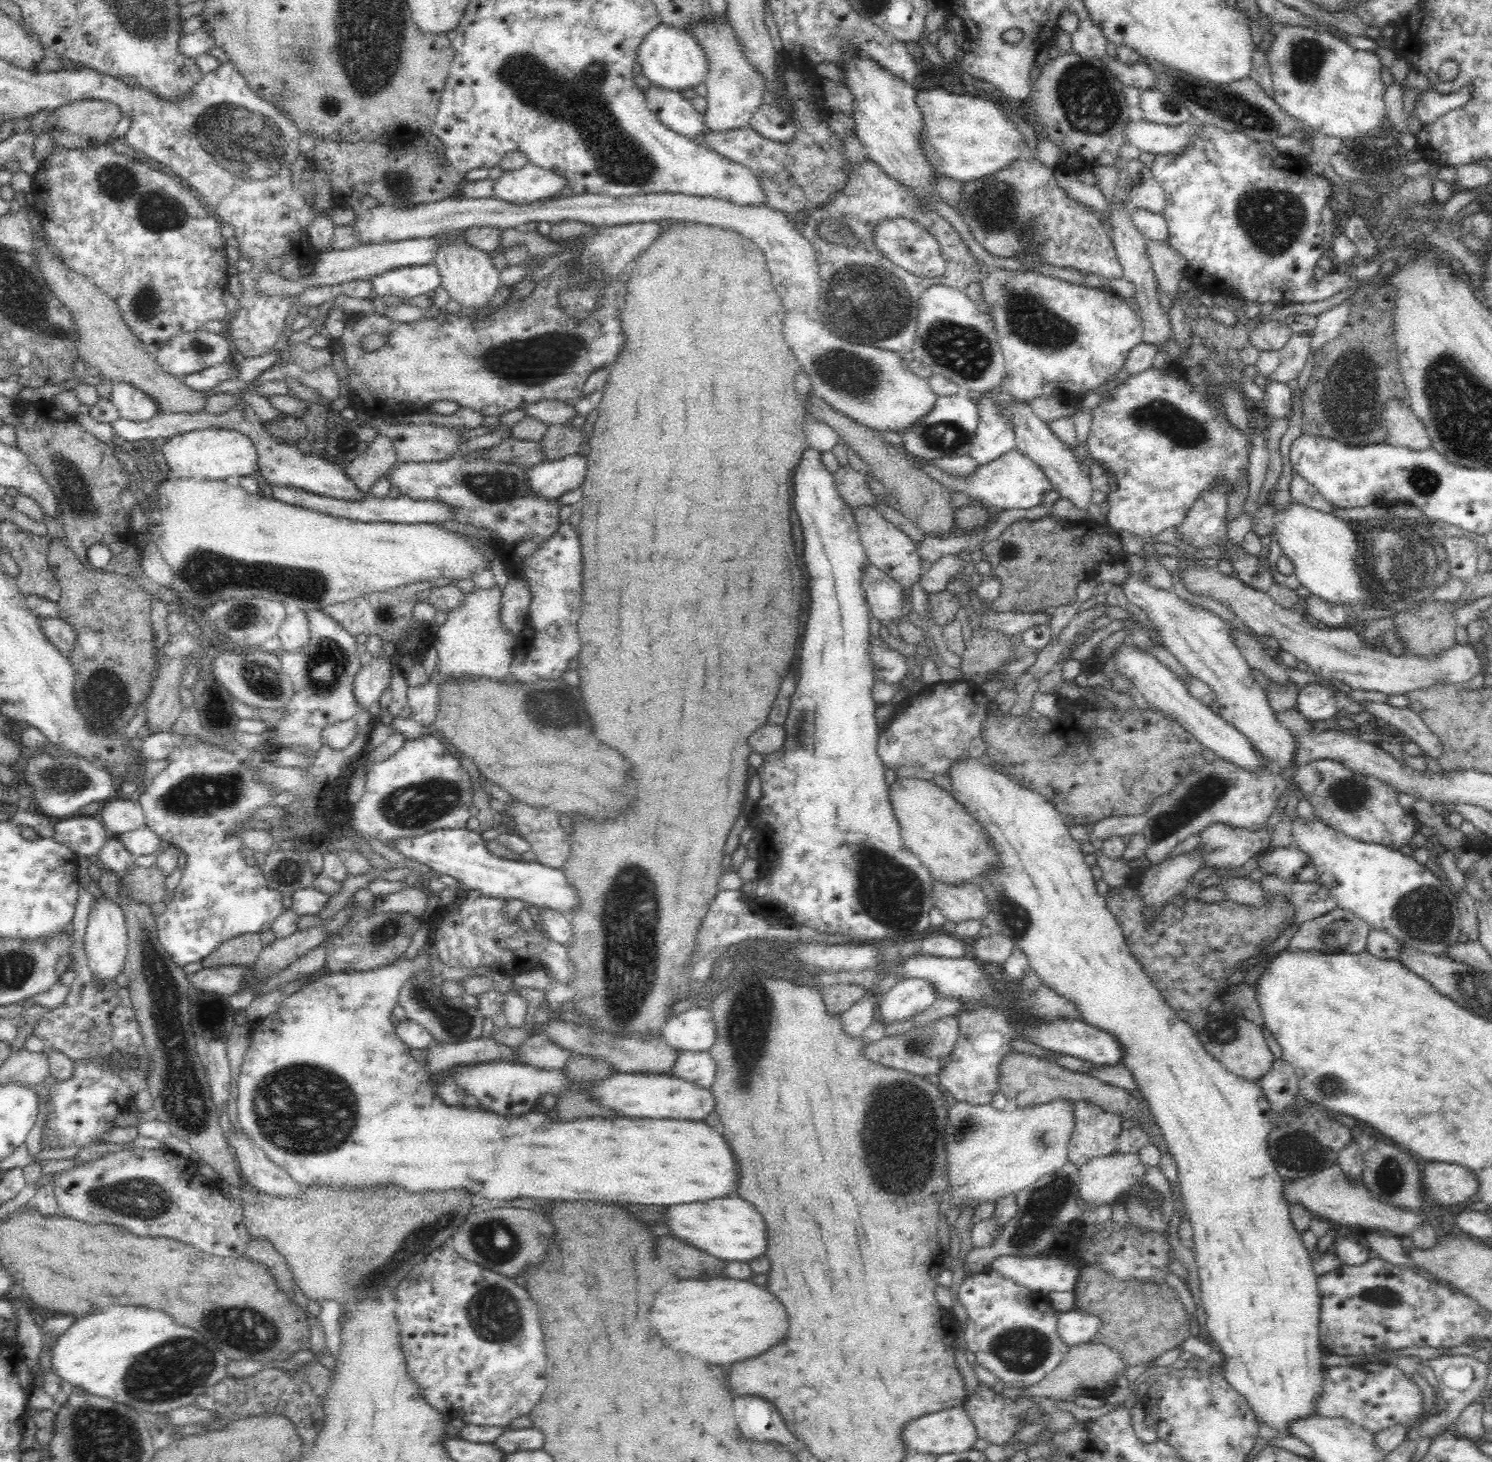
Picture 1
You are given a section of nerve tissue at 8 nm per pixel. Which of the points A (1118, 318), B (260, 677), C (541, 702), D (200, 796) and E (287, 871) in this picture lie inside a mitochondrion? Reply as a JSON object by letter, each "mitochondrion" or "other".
{"A":"other","B":"mitochondrion","C":"mitochondrion","D":"mitochondrion","E":"mitochondrion"}

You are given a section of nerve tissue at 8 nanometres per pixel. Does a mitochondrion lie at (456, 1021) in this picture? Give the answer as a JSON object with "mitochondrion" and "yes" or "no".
{"mitochondrion":"yes"}

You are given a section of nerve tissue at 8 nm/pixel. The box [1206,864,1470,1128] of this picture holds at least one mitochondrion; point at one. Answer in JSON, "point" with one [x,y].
{"point":[1426,914]}

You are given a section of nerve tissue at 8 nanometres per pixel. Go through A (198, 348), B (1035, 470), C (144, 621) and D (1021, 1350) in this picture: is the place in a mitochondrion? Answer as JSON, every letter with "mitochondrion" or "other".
{"A":"mitochondrion","B":"other","C":"other","D":"mitochondrion"}

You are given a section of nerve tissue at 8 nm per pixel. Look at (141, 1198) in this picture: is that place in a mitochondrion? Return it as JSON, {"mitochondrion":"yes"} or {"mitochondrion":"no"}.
{"mitochondrion":"yes"}

